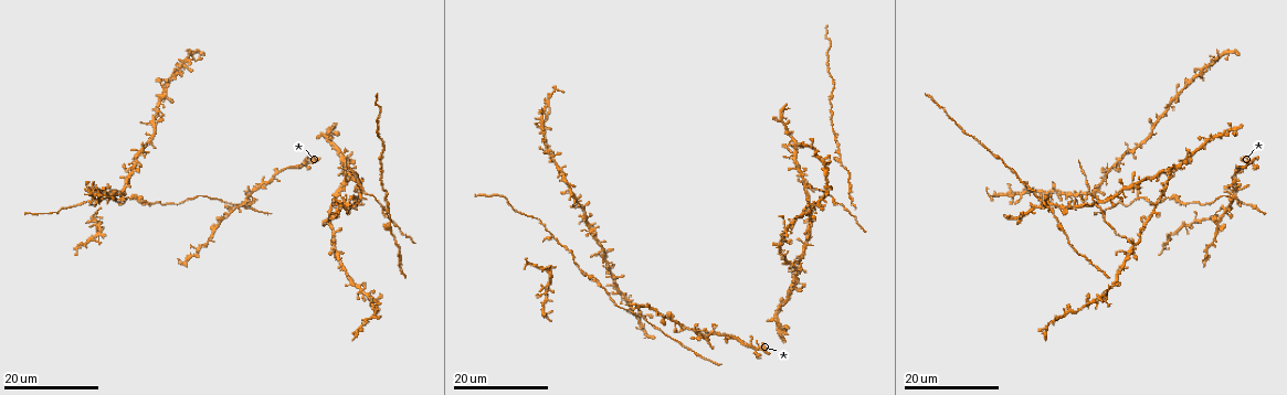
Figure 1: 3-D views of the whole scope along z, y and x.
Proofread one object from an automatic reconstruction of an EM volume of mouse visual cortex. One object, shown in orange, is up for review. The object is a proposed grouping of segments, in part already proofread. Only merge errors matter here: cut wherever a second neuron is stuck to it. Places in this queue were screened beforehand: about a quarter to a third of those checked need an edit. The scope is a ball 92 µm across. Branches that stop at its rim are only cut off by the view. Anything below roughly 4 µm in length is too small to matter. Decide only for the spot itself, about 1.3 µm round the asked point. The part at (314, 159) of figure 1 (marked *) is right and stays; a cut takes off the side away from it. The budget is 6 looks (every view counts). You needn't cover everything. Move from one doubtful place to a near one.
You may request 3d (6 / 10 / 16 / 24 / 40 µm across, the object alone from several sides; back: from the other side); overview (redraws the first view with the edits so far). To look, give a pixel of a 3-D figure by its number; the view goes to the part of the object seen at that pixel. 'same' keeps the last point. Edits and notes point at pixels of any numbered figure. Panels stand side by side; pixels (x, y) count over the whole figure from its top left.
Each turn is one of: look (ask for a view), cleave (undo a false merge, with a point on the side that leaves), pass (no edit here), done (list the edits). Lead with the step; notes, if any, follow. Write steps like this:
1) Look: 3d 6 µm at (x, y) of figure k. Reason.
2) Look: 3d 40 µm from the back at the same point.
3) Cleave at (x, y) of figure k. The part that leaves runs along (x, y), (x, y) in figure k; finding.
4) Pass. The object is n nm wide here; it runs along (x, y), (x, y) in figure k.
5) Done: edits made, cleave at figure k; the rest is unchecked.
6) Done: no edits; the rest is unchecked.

Look: 3d 24 µm at (1083, 206) of figure 1. Four or more arms meet.

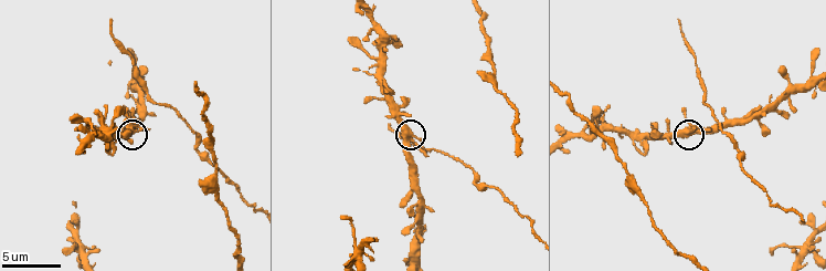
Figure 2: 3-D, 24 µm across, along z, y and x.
Look: 3d 6 µm at (133, 132) of figure 2.

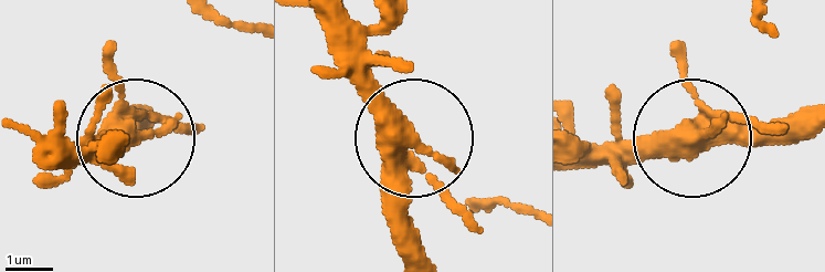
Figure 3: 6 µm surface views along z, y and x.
Pass. The object is 360 nm wide here; it runs along (811, 111), (613, 146) in figure 3; continuous, no second neuron.

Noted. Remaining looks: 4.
Look: 3d 16 µm at (1127, 204) of figure 1.

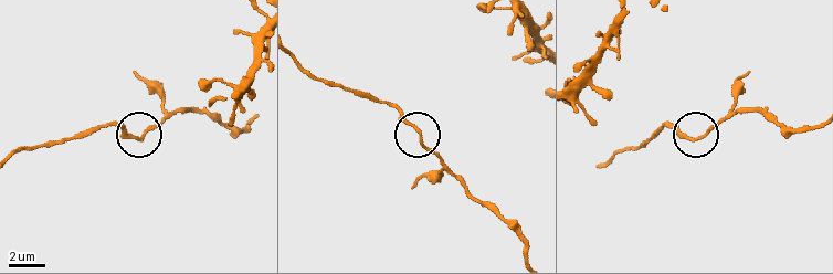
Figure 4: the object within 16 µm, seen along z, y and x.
Look: 3d 6 µm at (413, 127) of figure 4. Closer look.

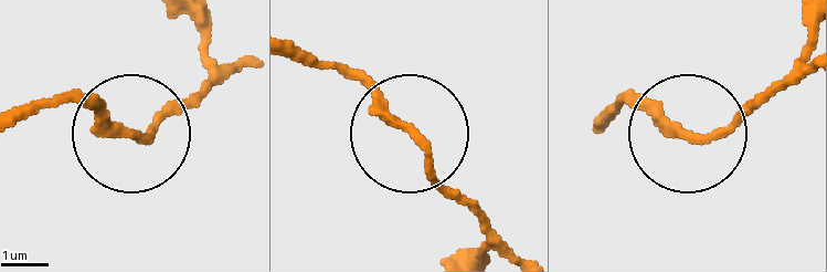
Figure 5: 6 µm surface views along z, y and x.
Pass. It runs along (230, 66), (147, 134), (112, 129), (56, 97) in figure 5; continuous, no second neuron.

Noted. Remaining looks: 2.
Look: 3d 24 µm at (103, 196) of figure 1. Three-way junction.

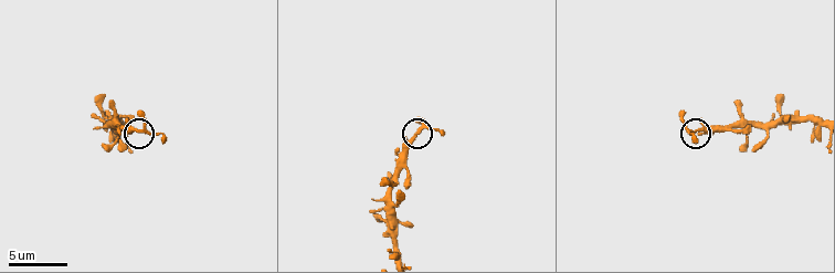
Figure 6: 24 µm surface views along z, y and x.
Look: 3d 6 µm at (415, 136) of figure 6. Zoom in.

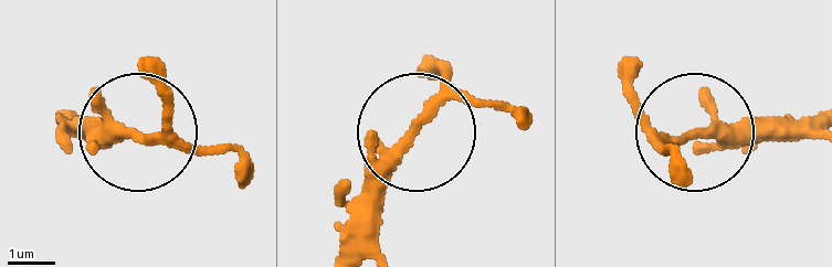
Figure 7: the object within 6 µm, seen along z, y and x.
Pass. 3 arms meet here; it runs along (811, 114), (704, 126), (656, 150), (669, 150) in figure 7; continuous, no second neuron.

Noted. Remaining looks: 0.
Done: no edits; the rest is unchecked.

